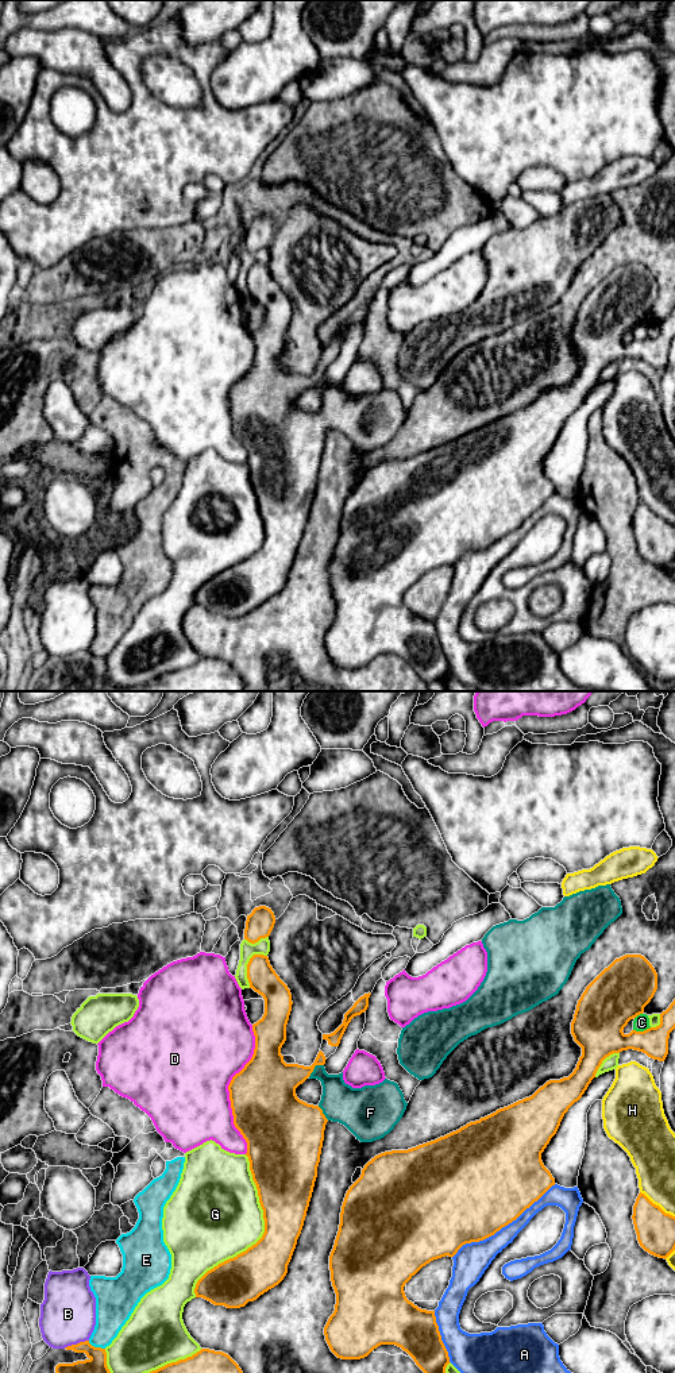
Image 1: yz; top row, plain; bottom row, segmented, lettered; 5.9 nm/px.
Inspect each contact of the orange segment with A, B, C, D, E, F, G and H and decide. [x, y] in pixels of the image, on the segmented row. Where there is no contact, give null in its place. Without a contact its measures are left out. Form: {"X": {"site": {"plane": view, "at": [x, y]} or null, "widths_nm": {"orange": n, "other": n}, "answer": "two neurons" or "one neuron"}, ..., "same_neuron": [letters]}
{"A": {"site": {"plane": "yz", "at": [502, 1226]}, "widths_nm": {"orange": 500, "other": 190}, "answer": "two neurons"}, "B": {"site": {"plane": "yz", "at": [77, 1343]}, "widths_nm": {"orange": 110, "other": 340}, "answer": "two neurons"}, "C": {"site": {"plane": "yz", "at": [641, 1032]}, "widths_nm": {"orange": 300, "other": 100}, "answer": "two neurons"}, "D": {"site": {"plane": "yz", "at": [228, 1090]}, "widths_nm": {"orange": 400, "other": 500}, "answer": "two neurons"}, "E": {"site": {"plane": "yz", "at": [96, 1348]}, "widths_nm": {"orange": 110, "other": 200}, "answer": "two neurons"}, "F": {"site": {"plane": "yz", "at": [313, 1068]}, "widths_nm": {"orange": 260, "other": 220}, "answer": "one neuron"}, "G": {"site": {"plane": "yz", "at": [262, 1235]}, "widths_nm": {"orange": 280, "other": 460}, "answer": "two neurons"}, "H": {"site": {"plane": "yz", "at": [658, 1206]}, "widths_nm": {"orange": 240, "other": 240}, "answer": "two neurons"}, "same_neuron": ["F"]}

